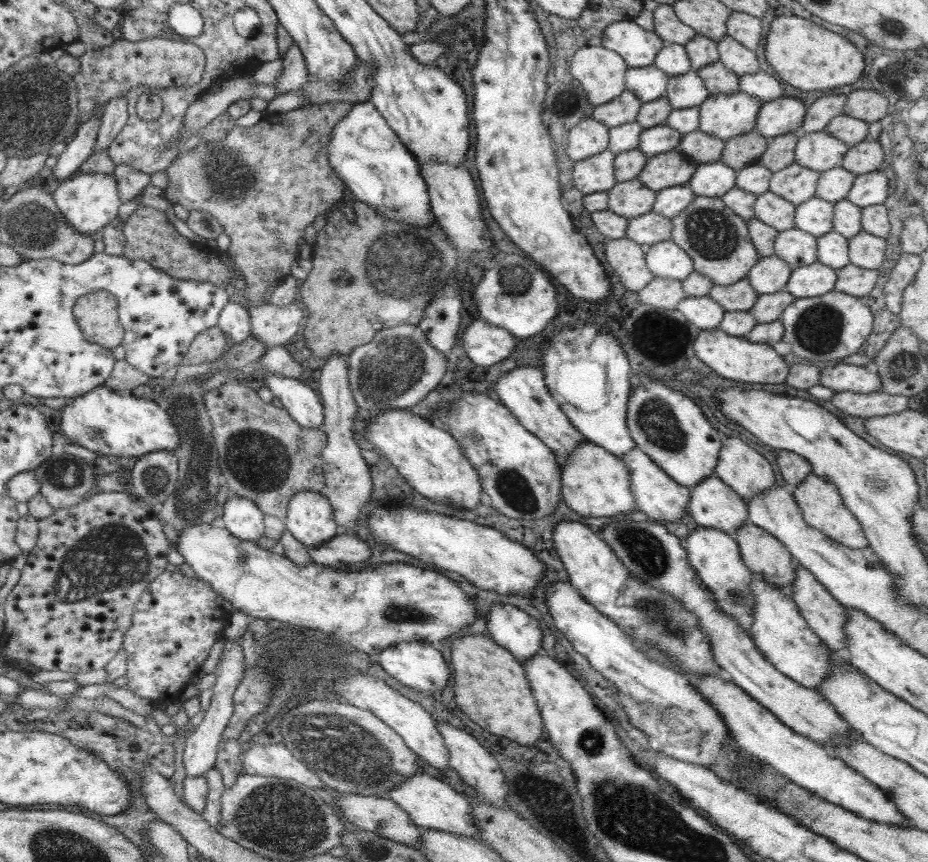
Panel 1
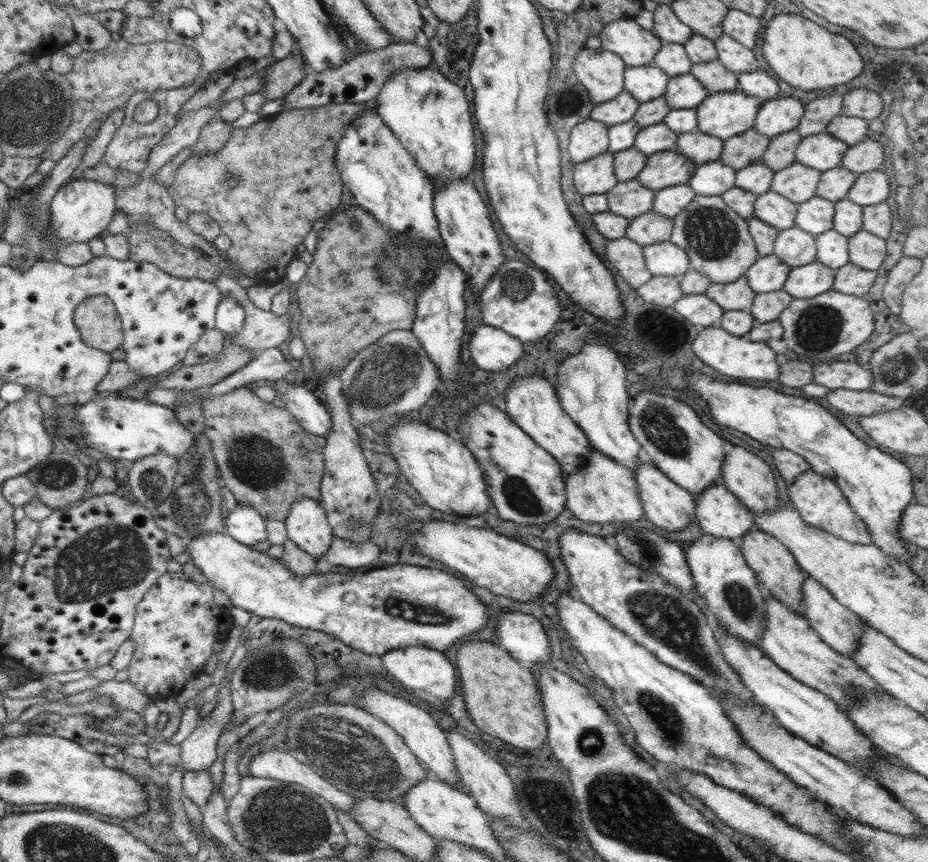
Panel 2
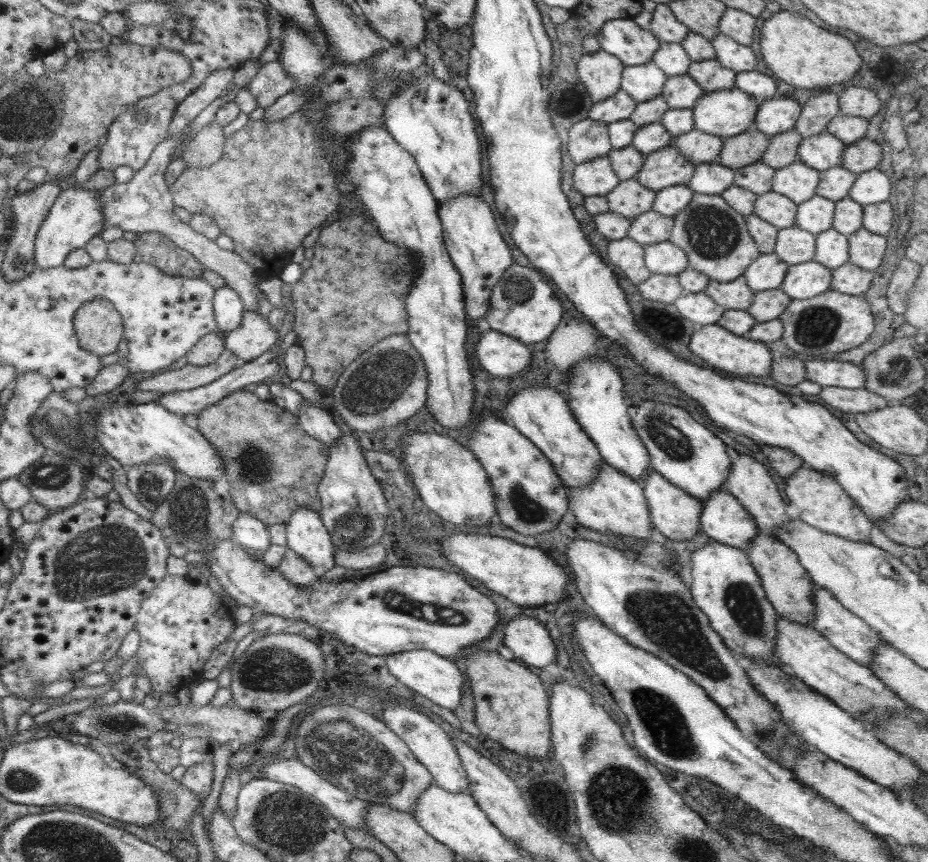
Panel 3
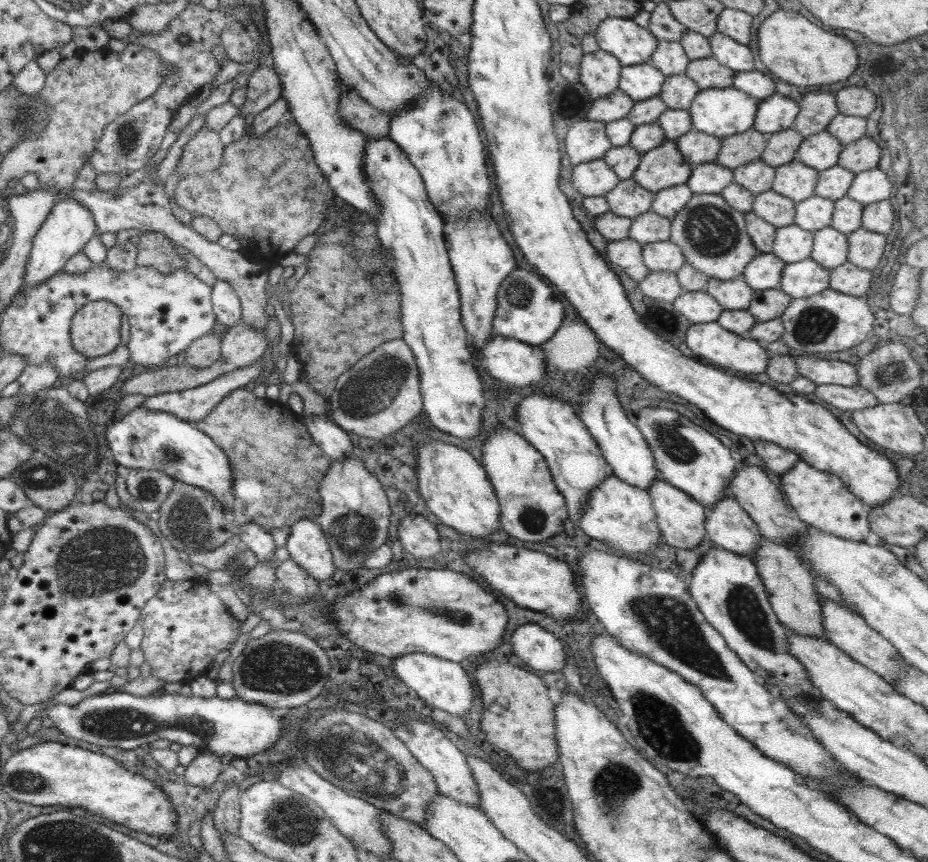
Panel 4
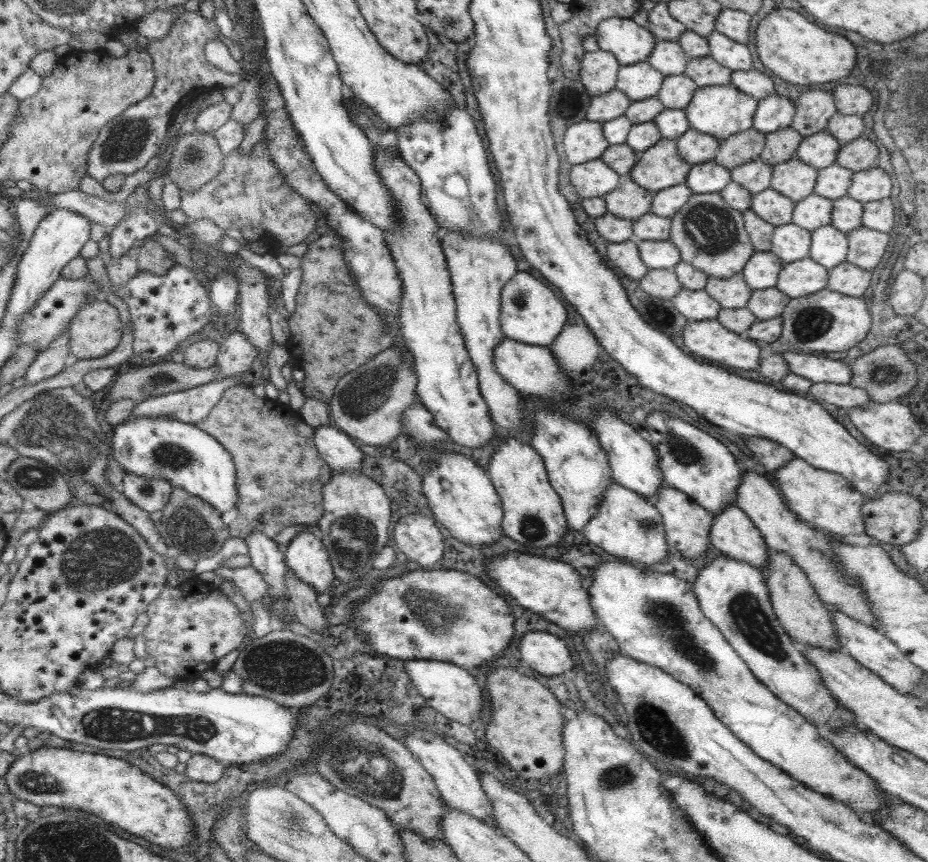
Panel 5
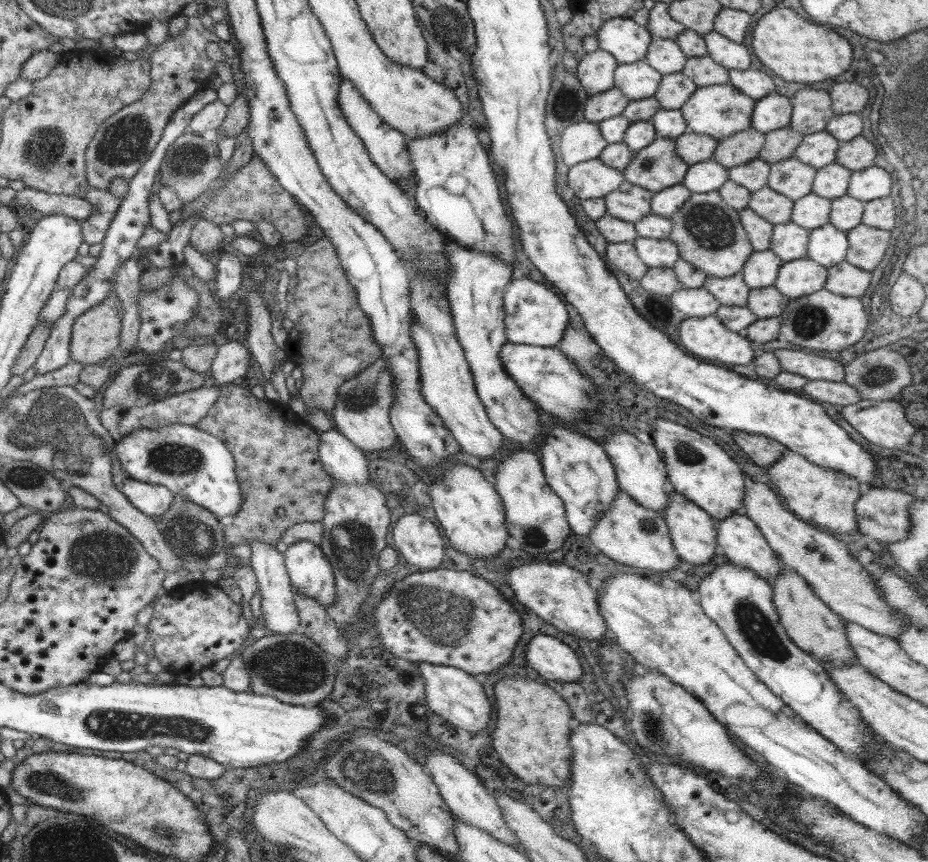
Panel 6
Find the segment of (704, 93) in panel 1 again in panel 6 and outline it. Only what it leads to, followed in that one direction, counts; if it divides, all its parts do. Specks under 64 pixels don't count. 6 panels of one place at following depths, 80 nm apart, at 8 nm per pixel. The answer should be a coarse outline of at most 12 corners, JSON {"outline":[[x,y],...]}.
{"outline":[[682,73],[665,74],[653,97],[678,110],[698,87]]}

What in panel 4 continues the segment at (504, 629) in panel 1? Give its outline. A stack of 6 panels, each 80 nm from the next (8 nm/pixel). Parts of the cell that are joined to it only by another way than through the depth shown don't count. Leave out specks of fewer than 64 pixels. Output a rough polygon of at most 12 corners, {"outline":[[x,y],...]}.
{"outline":[[538,624],[516,628],[510,644],[532,669],[557,673],[562,642]]}

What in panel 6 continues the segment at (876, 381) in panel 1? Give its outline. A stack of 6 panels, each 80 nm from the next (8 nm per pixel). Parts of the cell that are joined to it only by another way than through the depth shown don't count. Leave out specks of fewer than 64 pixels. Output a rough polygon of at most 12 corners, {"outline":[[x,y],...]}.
{"outline":[[787,348],[773,353],[786,372],[844,380],[841,362]]}

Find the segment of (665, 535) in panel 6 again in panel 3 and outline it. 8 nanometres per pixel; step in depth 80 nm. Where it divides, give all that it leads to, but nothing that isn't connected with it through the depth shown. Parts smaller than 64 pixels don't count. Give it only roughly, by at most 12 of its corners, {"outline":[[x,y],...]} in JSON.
{"outline":[[607,462],[569,490],[590,530],[652,538],[643,486]]}

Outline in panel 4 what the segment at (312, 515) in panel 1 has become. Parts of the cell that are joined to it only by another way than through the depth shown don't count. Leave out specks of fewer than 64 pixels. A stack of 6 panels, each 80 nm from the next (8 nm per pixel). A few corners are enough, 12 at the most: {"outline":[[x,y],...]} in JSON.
{"outline":[[312,518],[292,526],[286,550],[318,583],[336,568]]}

